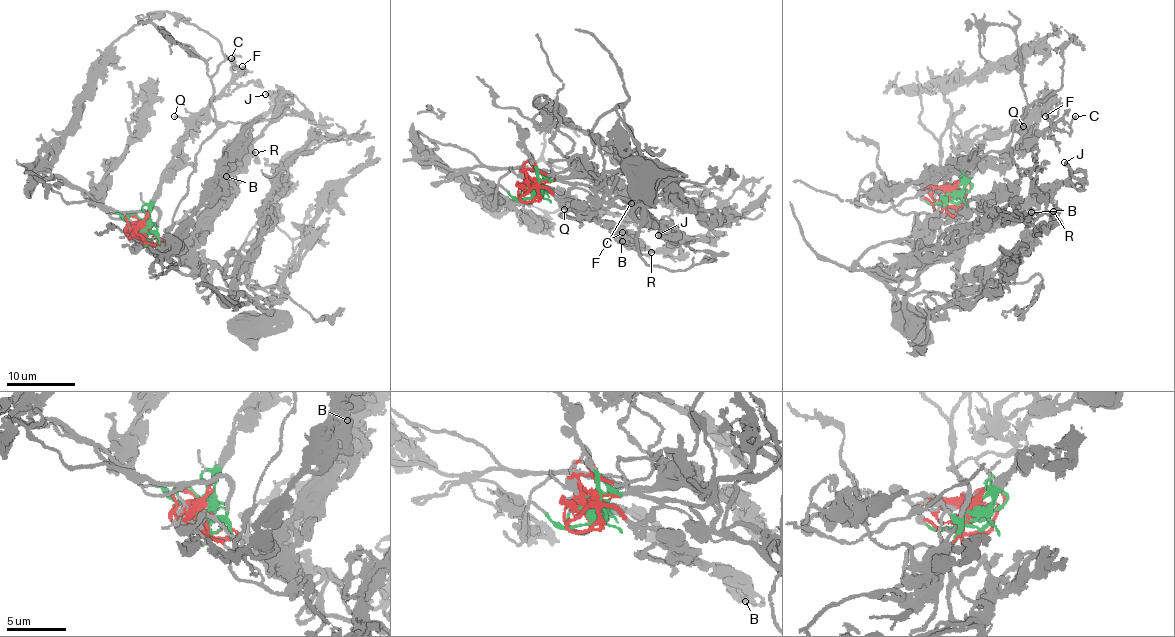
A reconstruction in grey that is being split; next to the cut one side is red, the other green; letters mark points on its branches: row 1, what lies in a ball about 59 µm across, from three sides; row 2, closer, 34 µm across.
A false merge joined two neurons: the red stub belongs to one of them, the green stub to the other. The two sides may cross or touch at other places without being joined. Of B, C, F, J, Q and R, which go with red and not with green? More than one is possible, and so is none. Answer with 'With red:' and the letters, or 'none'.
With red: B, J, R

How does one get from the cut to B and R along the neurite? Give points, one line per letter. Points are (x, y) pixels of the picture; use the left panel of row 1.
B: (139, 230), (141, 240), (150, 243), (163, 245), (183, 243), (216, 196), (228, 184), (226, 175)
R: (139, 230), (141, 240), (150, 243), (183, 243), (216, 198), (218, 176), (234, 155), (242, 150), (256, 152)

